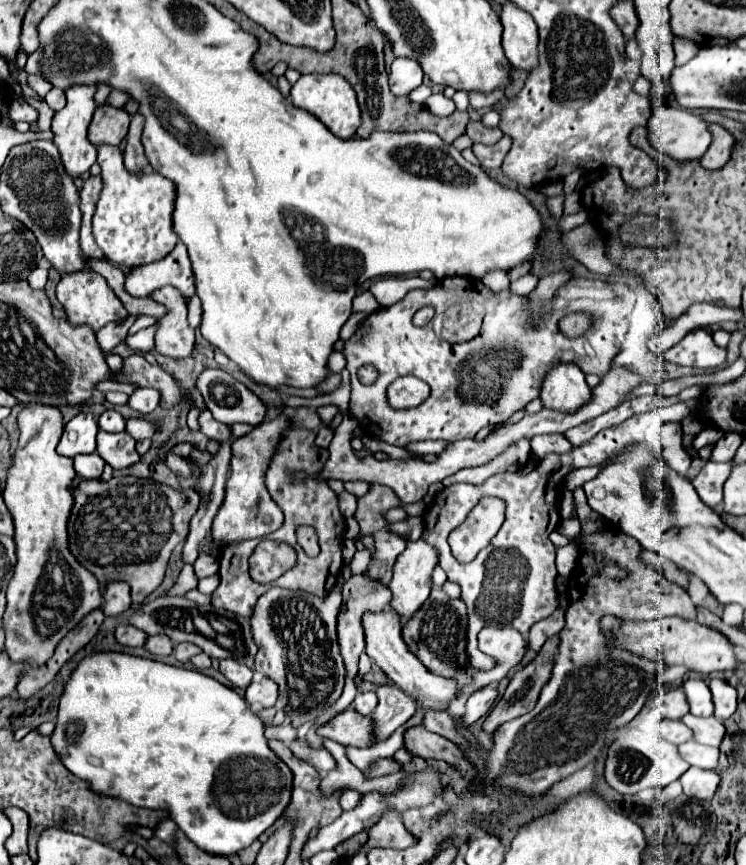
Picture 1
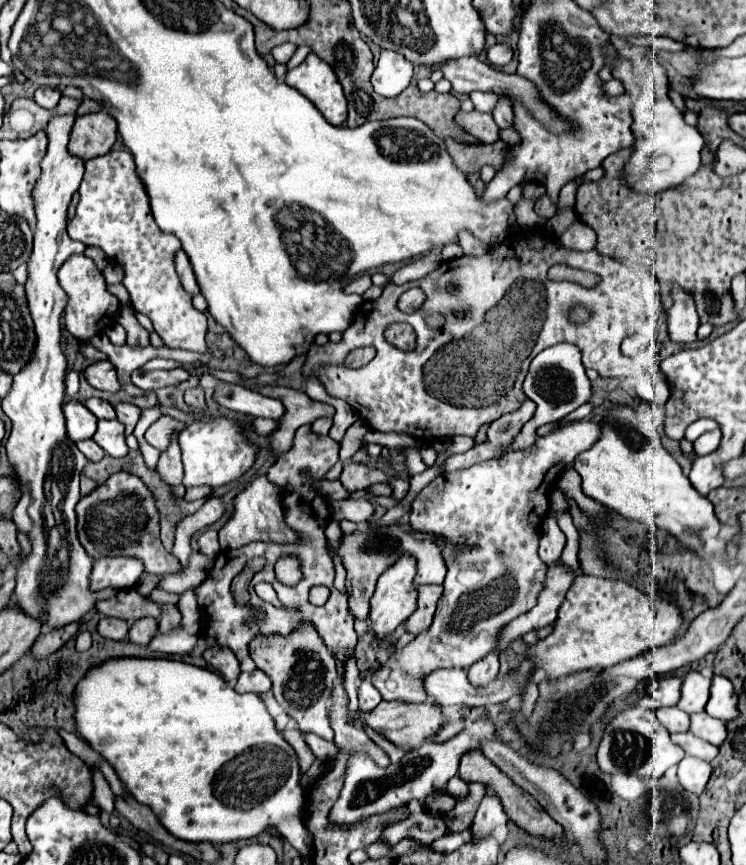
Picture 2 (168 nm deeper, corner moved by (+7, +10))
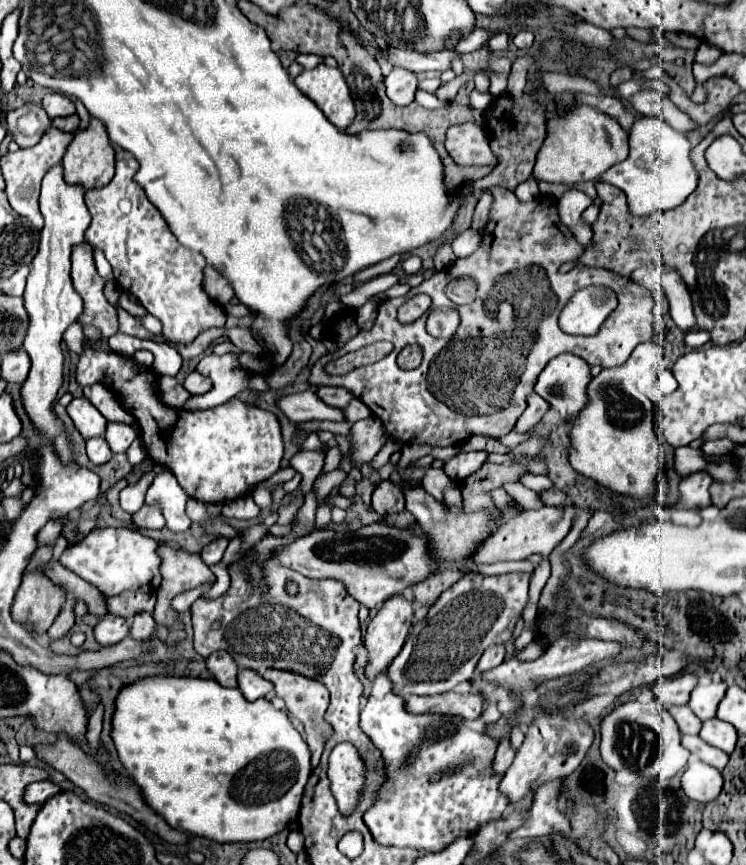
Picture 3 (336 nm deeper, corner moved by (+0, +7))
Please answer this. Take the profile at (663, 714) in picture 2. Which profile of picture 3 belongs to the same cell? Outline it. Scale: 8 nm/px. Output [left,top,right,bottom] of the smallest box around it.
[669,705,703,735]

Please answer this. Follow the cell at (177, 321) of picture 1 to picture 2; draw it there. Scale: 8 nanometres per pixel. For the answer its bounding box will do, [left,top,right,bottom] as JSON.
[68,150,226,358]

